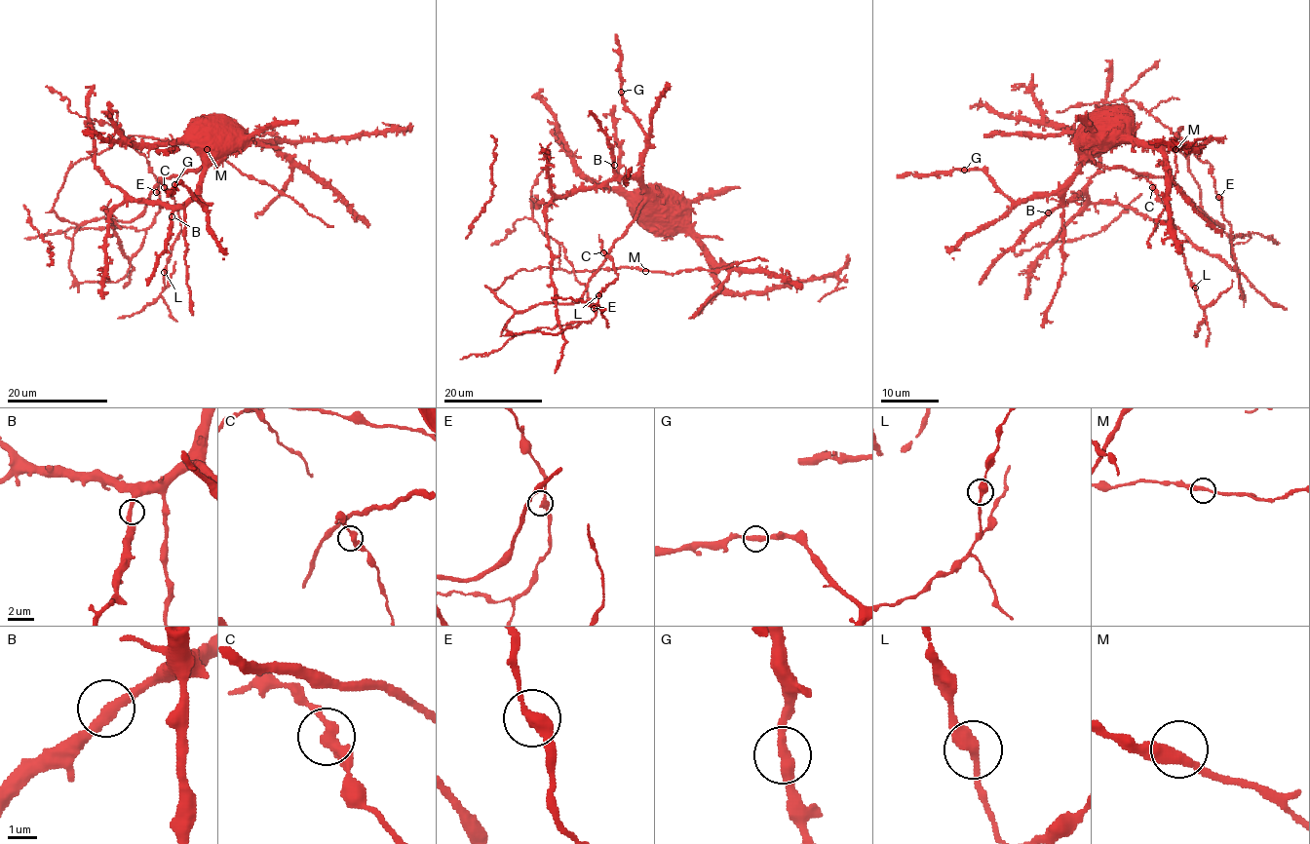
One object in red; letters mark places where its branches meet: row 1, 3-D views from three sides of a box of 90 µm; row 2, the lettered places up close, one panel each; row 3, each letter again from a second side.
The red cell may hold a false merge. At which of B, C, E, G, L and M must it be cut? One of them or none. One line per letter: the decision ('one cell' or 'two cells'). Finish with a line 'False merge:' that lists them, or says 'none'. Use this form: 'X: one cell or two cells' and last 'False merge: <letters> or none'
B: one cell
C: one cell
E: one cell
G: one cell
L: one cell
M: one cell
False merge: none

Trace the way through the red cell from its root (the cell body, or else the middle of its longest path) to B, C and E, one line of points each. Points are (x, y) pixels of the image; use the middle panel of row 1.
B: (654, 195), (658, 191), (651, 185), (647, 190), (635, 178), (622, 177), (614, 171), (614, 165)
C: (654, 195), (658, 191), (648, 186), (636, 218), (607, 252), (603, 252)
E: (654, 195), (635, 179), (610, 179), (547, 207), (558, 325), (590, 322), (594, 308)

